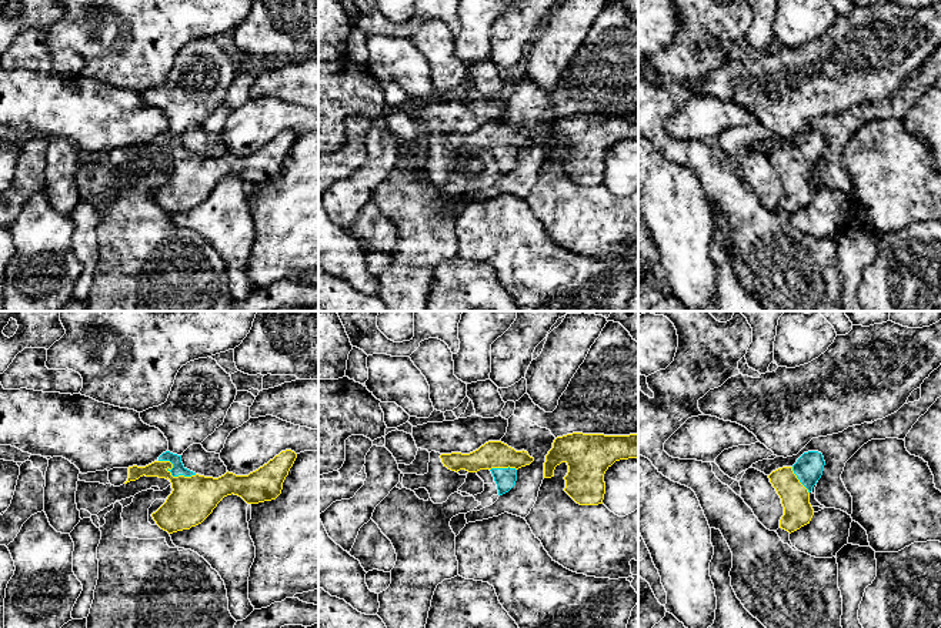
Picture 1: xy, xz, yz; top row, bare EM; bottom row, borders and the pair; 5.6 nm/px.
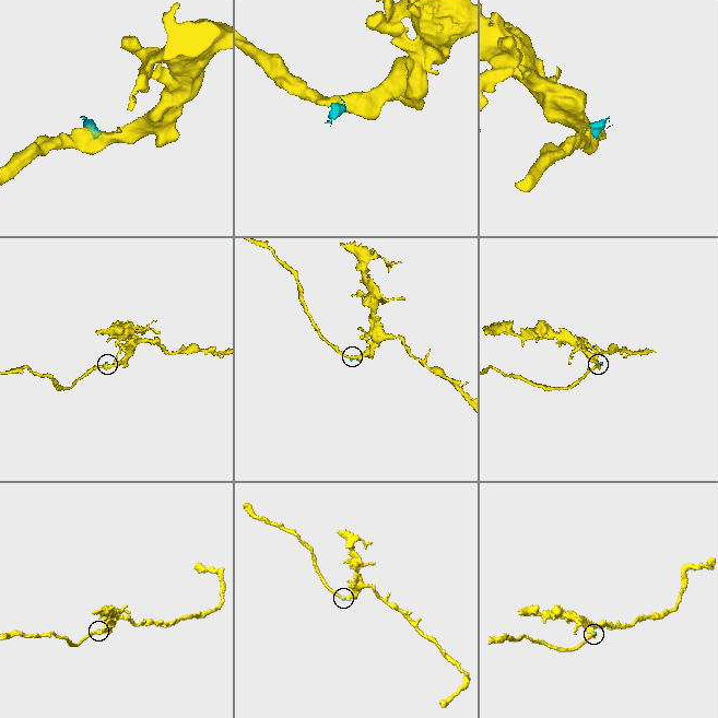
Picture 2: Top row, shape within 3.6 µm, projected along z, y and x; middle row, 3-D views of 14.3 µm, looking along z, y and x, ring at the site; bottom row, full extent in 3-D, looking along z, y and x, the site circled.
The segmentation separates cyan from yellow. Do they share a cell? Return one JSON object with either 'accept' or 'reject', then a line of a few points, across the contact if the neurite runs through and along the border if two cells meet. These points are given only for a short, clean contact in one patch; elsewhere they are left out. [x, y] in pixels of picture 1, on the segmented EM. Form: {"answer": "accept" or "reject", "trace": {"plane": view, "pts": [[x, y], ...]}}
{"answer": "accept", "trace": {"plane": "xy", "pts": [[177, 468], [173, 475], [193, 498]]}}

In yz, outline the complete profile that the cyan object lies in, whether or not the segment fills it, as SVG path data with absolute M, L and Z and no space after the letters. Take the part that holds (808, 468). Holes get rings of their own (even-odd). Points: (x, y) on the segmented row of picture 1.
M808 451L792 467L778 468L768 475L784 507L780 528L791 534L810 524L814 515L810 492L821 478L824 465L821 452Z

